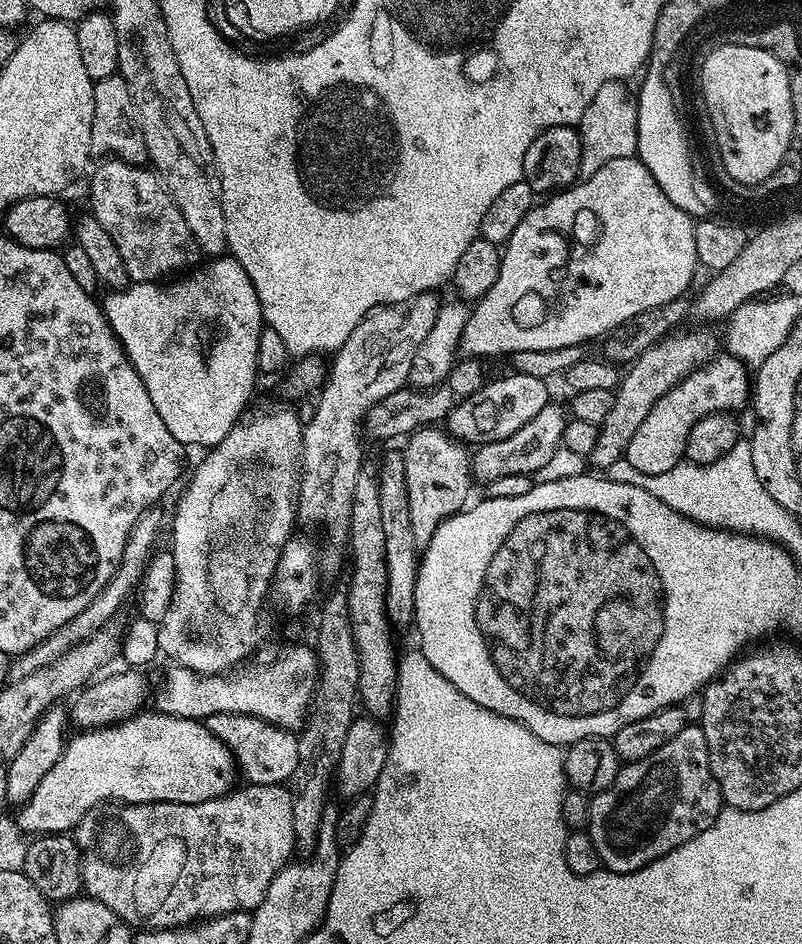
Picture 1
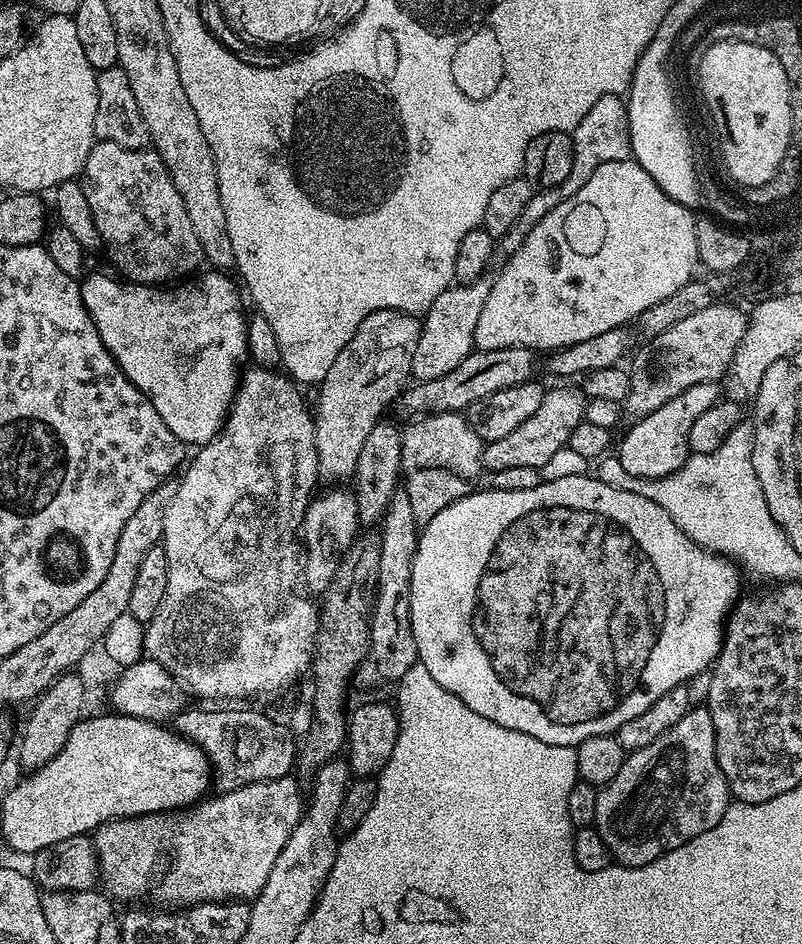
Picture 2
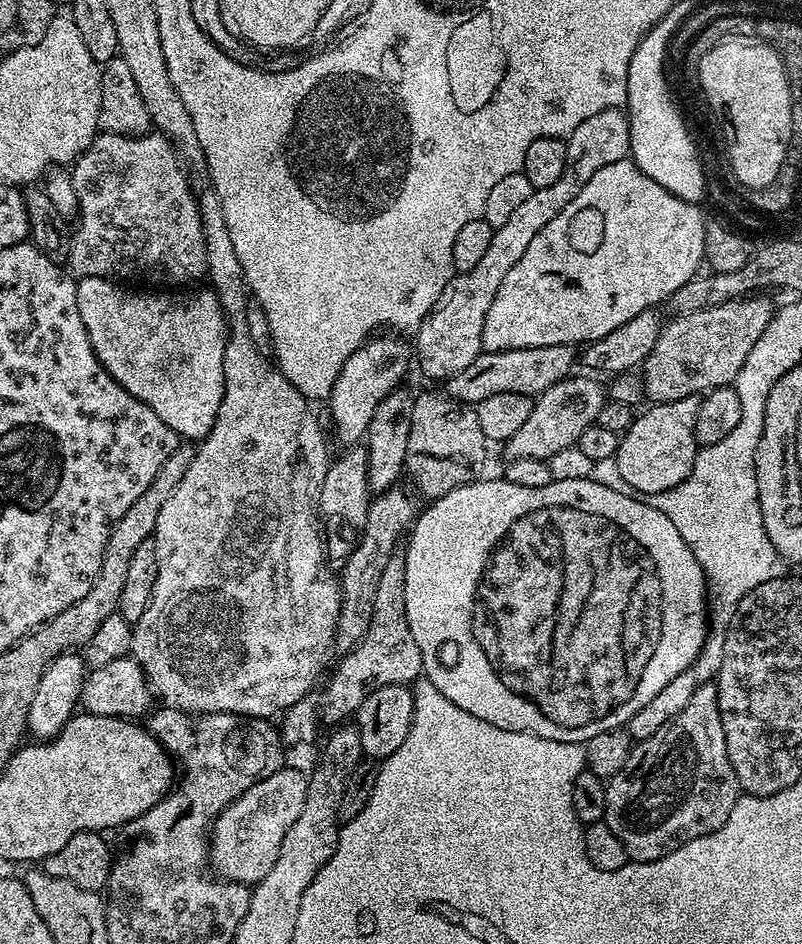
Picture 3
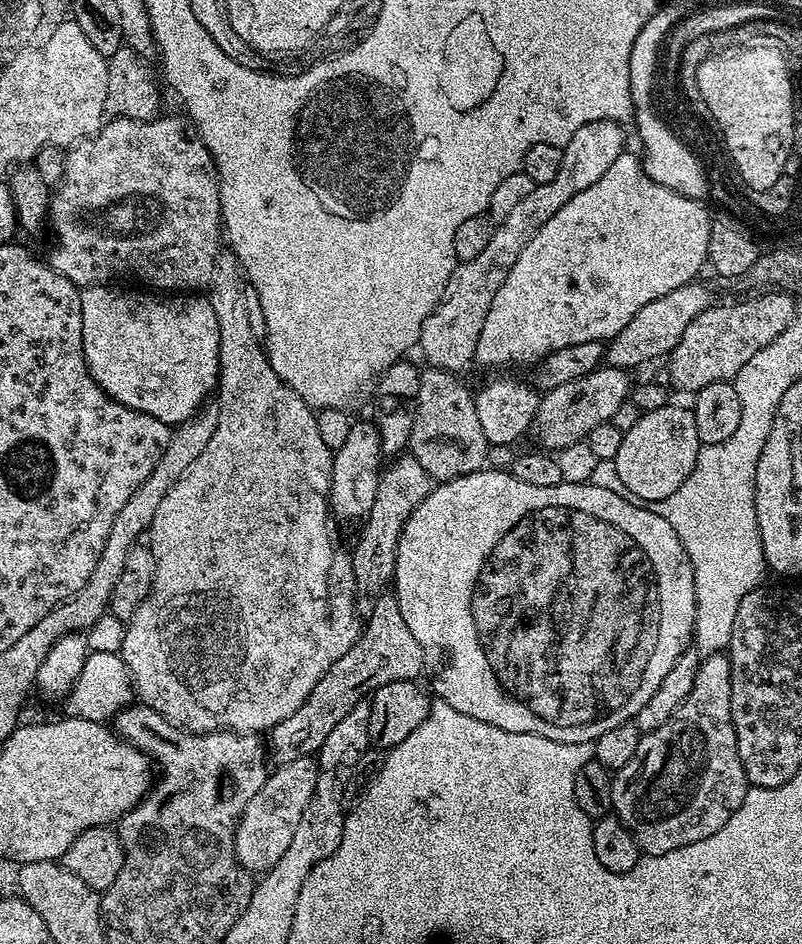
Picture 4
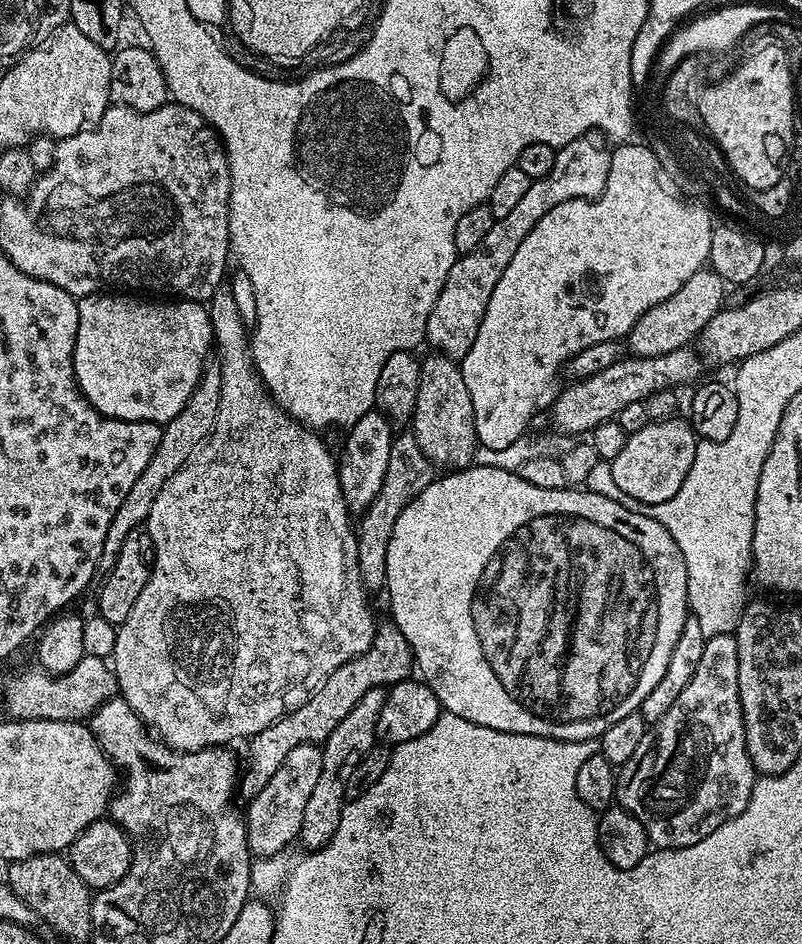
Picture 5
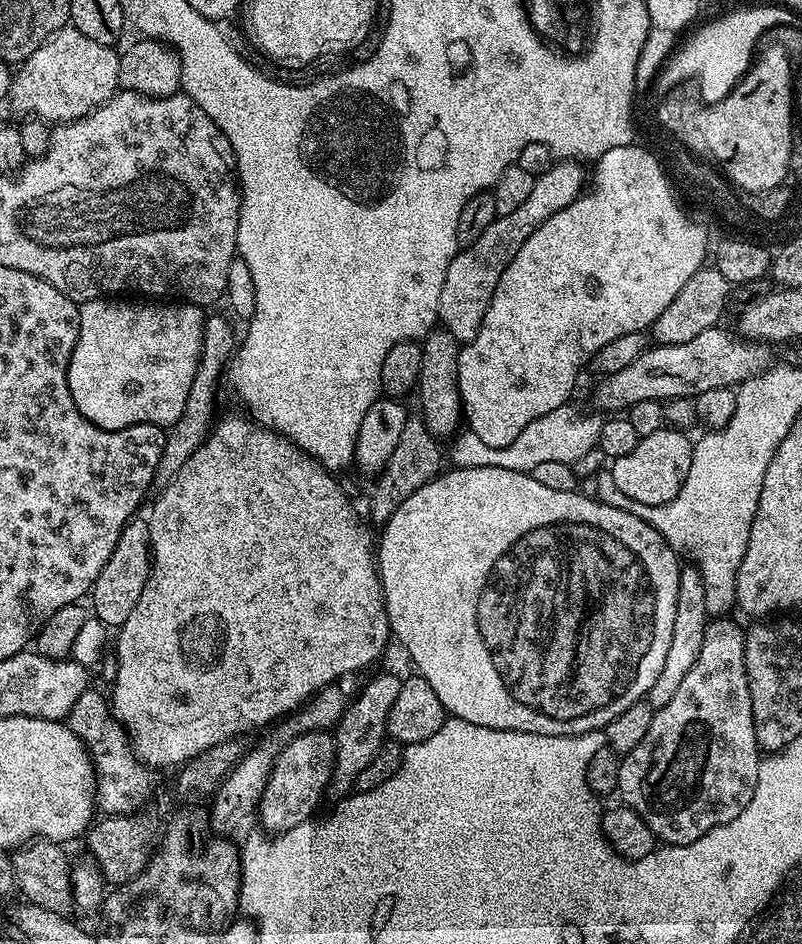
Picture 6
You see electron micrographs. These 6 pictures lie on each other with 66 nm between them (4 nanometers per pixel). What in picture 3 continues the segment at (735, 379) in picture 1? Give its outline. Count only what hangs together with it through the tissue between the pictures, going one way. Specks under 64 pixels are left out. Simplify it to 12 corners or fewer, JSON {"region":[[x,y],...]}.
{"region":[[700,396],[653,403],[622,433],[614,465],[655,498],[688,477]]}

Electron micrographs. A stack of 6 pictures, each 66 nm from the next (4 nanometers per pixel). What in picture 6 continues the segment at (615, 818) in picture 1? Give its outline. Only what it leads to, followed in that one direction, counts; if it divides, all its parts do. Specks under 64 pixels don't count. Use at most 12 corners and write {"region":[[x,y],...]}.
{"region":[[745,629],[694,666],[620,762],[657,841],[738,818],[762,749]]}

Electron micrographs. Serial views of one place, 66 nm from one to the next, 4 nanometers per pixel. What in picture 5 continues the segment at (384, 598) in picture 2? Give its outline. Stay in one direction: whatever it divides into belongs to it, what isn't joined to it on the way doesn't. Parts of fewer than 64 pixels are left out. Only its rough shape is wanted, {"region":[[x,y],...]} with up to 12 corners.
{"region":[[381,623],[298,710],[251,739],[239,795],[261,793],[296,746],[323,745],[366,690],[407,680],[414,653]]}

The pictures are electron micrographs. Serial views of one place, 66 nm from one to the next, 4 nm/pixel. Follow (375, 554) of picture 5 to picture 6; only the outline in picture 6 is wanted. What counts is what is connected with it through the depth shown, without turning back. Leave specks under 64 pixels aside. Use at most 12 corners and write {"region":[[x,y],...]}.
{"region":[[409,415],[375,477],[373,525],[383,526],[441,475],[441,441]]}

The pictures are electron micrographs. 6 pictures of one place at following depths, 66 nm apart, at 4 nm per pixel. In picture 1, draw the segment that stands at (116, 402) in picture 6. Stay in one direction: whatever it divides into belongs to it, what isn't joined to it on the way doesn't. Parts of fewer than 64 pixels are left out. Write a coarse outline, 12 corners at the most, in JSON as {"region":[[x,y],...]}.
{"region":[[230,254],[102,300],[154,410],[215,448],[266,325]]}

